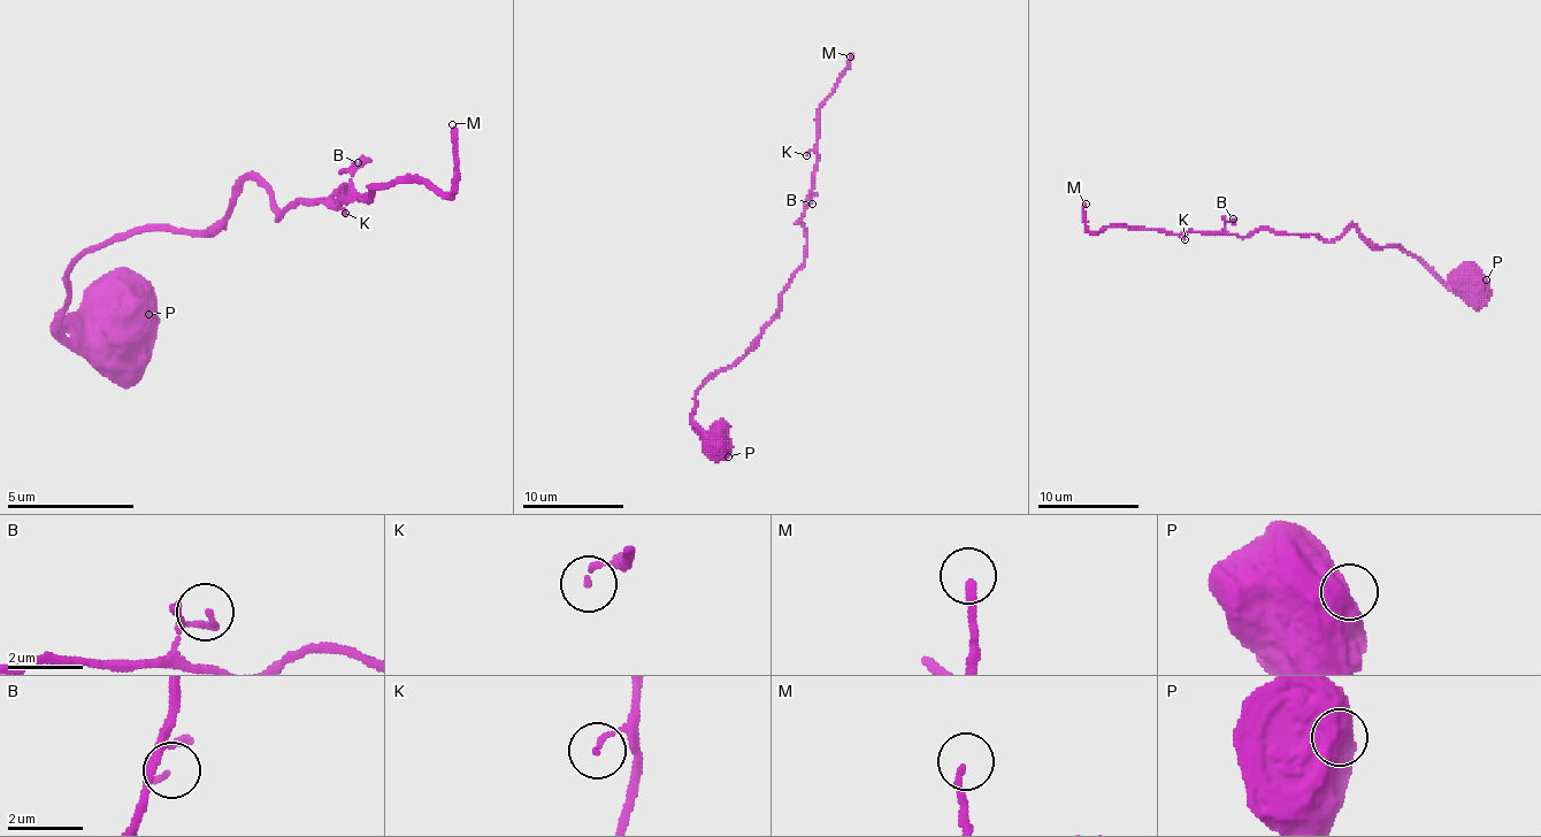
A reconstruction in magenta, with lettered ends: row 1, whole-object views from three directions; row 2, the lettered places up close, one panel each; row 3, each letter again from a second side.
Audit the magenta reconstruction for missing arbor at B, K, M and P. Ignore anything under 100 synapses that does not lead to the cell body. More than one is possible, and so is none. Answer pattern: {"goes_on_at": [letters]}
{"goes_on_at": ["M"]}

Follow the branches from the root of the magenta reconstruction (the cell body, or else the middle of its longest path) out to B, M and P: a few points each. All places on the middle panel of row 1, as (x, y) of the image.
B: (794, 274), (804, 261), (806, 229), (802, 219), (810, 196), (806, 200), (812, 204)
M: (794, 274), (804, 261), (806, 246), (806, 229), (802, 219), (817, 162), (819, 105), (832, 92), (850, 56)
P: (794, 274), (781, 294), (779, 315), (758, 340), (730, 366), (720, 368), (695, 396), (692, 419), (728, 457)

